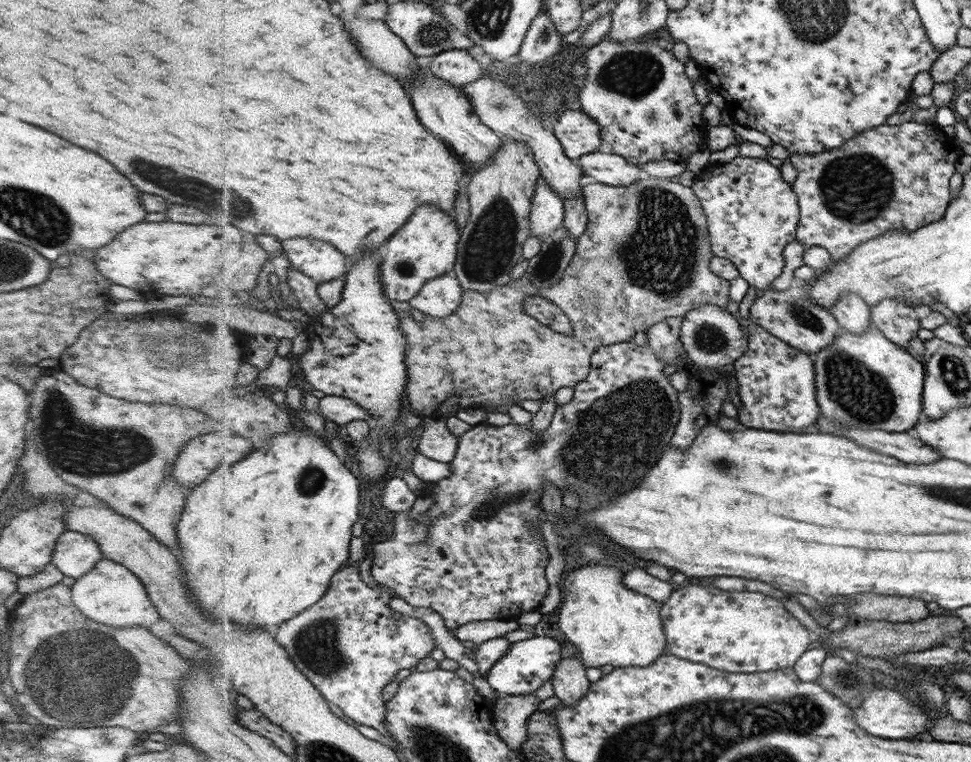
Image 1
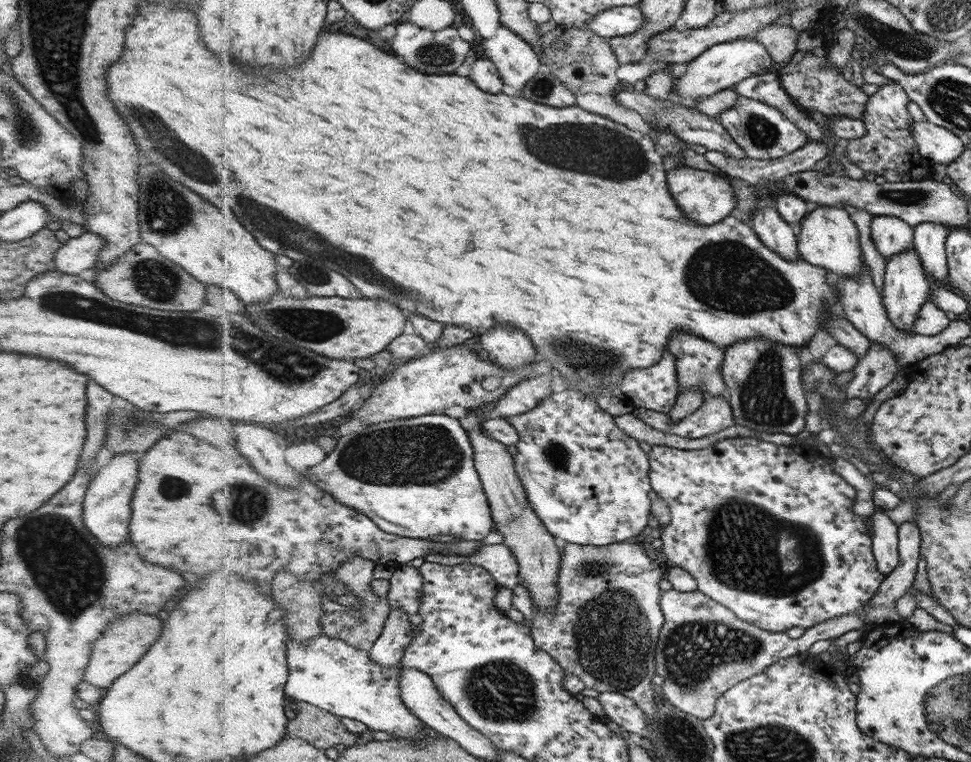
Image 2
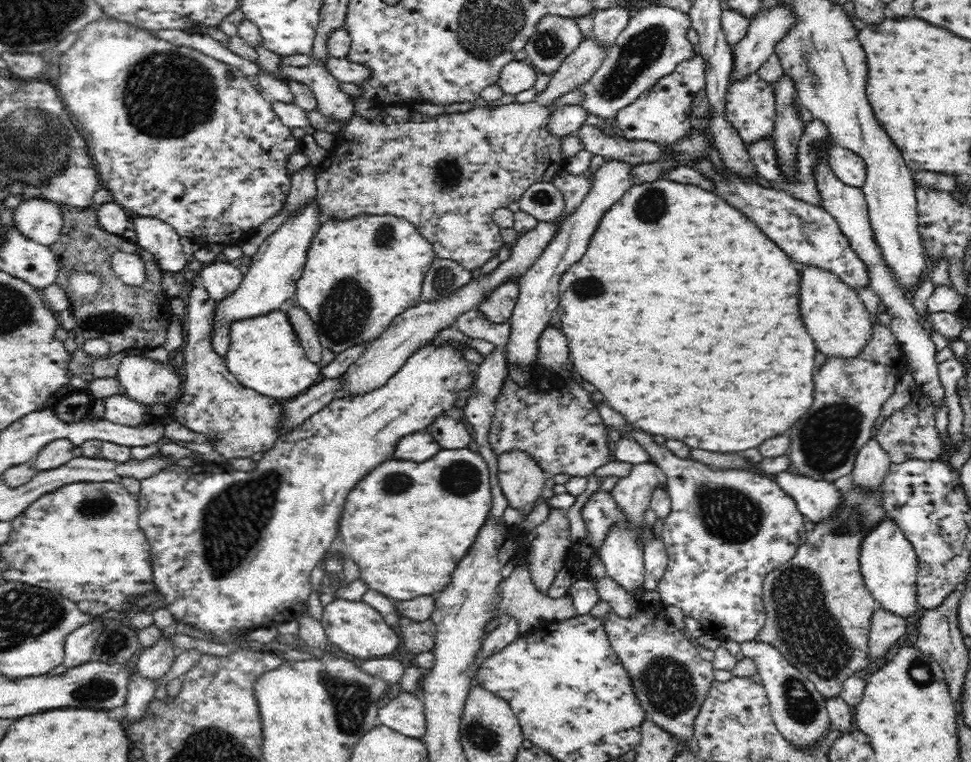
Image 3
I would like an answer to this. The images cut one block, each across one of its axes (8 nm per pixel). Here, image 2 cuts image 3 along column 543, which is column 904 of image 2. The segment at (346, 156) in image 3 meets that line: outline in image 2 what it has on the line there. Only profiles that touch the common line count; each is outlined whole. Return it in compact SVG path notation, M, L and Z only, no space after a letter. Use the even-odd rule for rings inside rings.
M892 80L891 84L884 84L878 88L878 91L871 96L865 105L863 118L861 119L865 125L865 133L859 139L851 139L846 148L846 156L852 164L856 164L864 173L872 173L875 177L882 176L886 182L914 182L933 179L933 174L930 172L930 163L919 152L919 145L913 137L914 119L909 113L908 104L911 103L910 97L904 88Z

